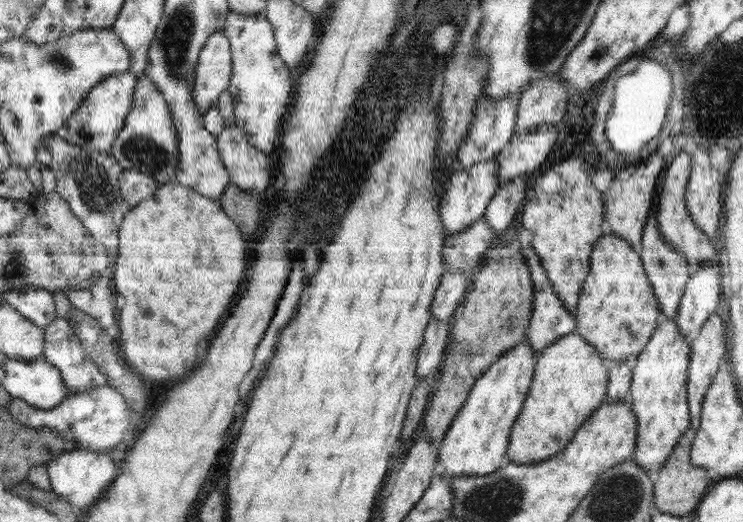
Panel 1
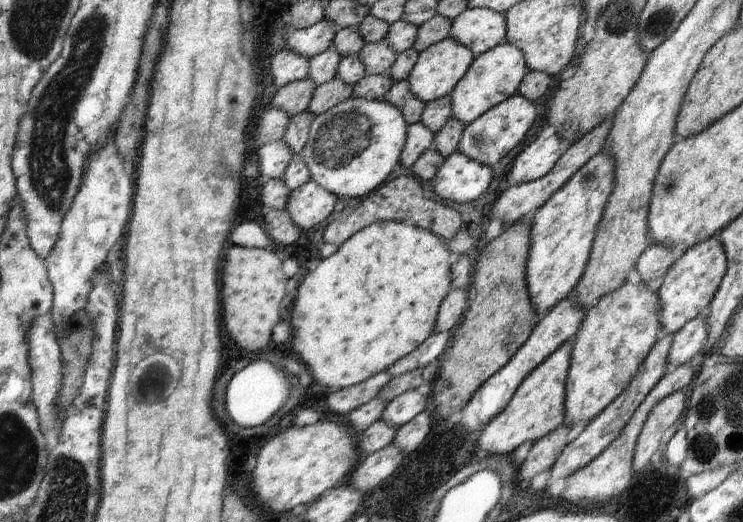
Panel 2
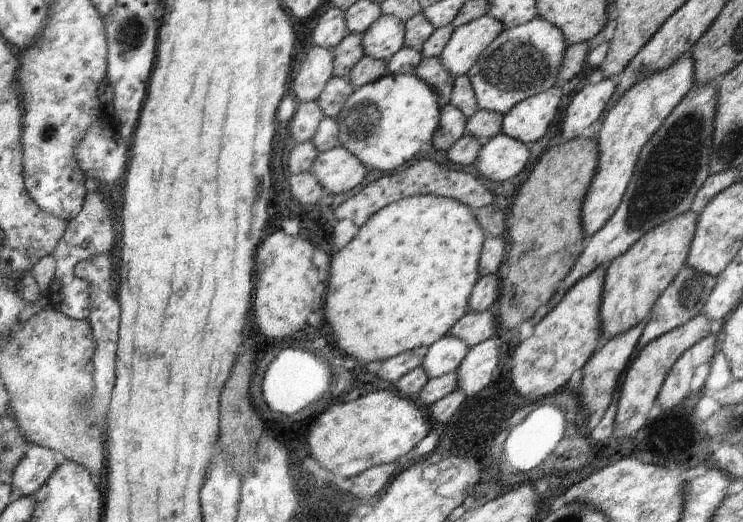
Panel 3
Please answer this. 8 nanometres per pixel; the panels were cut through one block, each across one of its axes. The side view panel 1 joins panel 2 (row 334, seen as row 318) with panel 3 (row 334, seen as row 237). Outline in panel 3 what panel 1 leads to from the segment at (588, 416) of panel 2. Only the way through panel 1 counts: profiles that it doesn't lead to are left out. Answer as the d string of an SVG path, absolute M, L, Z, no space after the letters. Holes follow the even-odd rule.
M691 210L668 220L646 232L628 252L611 260L606 268L606 276L600 304L600 337L608 340L628 332L639 322L642 322L654 306L654 302L678 276L685 265L696 230L699 214Z

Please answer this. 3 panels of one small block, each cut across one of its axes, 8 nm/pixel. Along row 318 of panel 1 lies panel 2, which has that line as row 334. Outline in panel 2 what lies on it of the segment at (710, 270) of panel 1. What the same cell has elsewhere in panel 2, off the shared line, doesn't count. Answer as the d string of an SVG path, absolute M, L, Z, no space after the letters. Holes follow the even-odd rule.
M706 315L688 321L673 336L673 341L666 359L667 372L688 364L704 346L708 338Z

